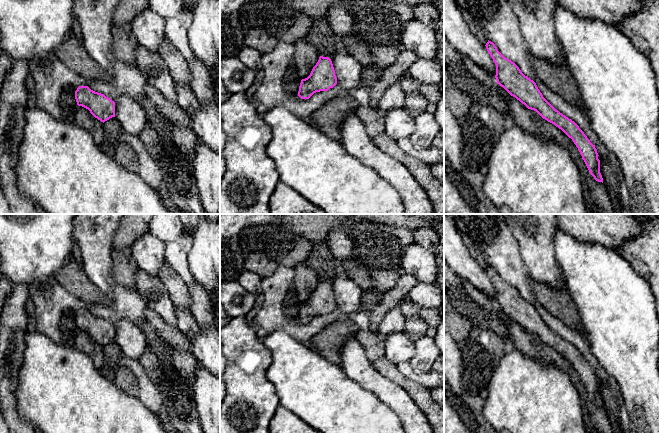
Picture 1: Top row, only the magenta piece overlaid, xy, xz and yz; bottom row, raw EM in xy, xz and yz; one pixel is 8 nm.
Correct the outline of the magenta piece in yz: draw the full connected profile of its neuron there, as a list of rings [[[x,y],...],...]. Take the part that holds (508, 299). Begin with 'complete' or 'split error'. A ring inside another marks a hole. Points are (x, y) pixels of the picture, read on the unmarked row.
complete; [[[488,264],[485,270],[496,289],[495,302],[497,308],[528,333],[536,335],[543,343],[554,348],[571,362],[578,372],[590,398],[596,405],[603,407],[600,397],[599,379],[595,369],[590,366],[579,350],[556,334],[543,321],[536,307],[525,300],[514,286],[504,281],[493,266]]]

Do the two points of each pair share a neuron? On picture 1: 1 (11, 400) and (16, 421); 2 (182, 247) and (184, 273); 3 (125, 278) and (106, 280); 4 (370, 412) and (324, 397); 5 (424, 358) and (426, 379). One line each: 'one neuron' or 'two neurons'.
1: one neuron
2: one neuron
3: two neurons
4: one neuron
5: two neurons

